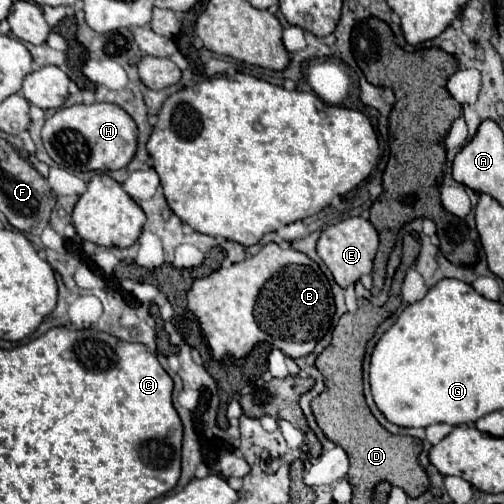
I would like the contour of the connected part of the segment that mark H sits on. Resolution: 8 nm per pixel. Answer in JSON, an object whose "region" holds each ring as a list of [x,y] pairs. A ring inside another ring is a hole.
{"region":[[[95,102],[95,104],[75,104],[69,108],[59,108],[41,130],[43,146],[47,154],[63,168],[73,172],[89,170],[121,170],[125,168],[137,152],[137,124],[135,120],[117,104]]]}

